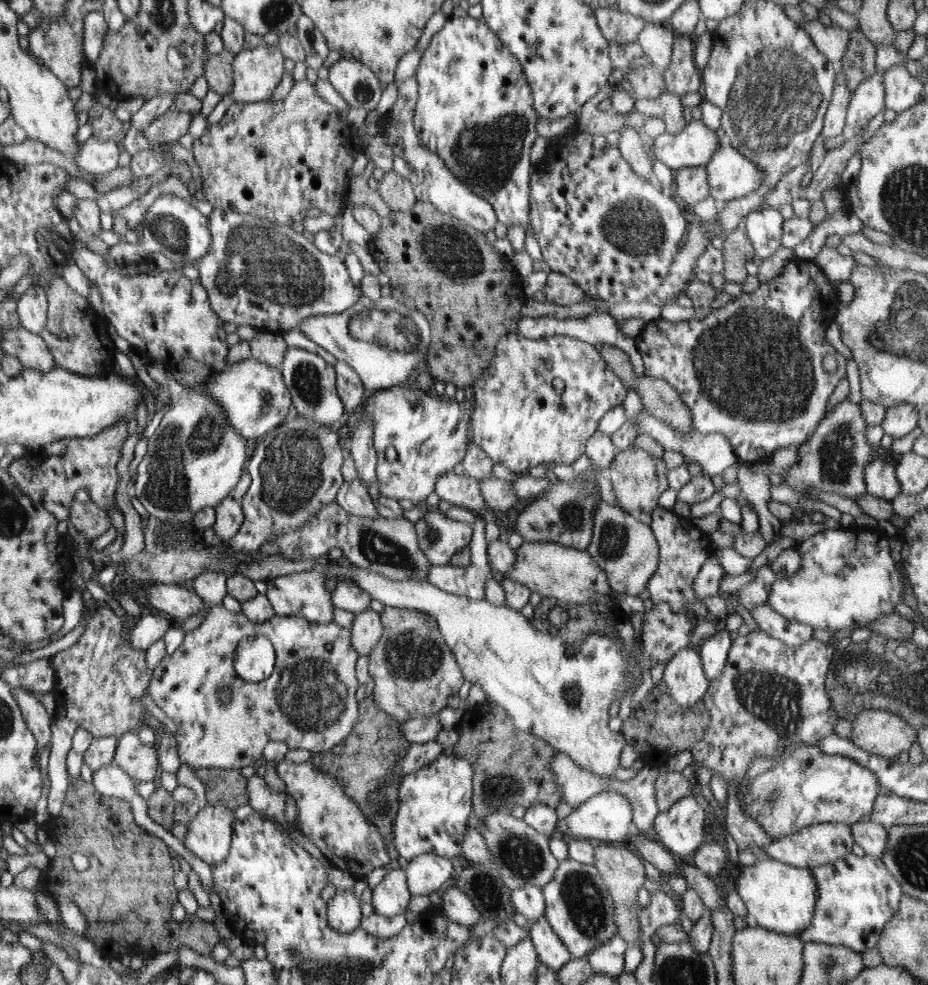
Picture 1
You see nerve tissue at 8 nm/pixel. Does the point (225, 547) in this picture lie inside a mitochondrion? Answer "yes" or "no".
no

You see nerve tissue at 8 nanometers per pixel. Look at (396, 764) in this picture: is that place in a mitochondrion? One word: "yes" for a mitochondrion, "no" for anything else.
no

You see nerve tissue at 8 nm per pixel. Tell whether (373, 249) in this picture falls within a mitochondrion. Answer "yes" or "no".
no

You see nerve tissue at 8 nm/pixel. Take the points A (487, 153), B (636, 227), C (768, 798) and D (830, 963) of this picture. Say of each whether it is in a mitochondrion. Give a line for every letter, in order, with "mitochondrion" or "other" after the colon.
A: mitochondrion
B: mitochondrion
C: mitochondrion
D: mitochondrion

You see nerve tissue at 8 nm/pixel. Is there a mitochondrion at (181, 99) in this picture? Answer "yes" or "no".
no

